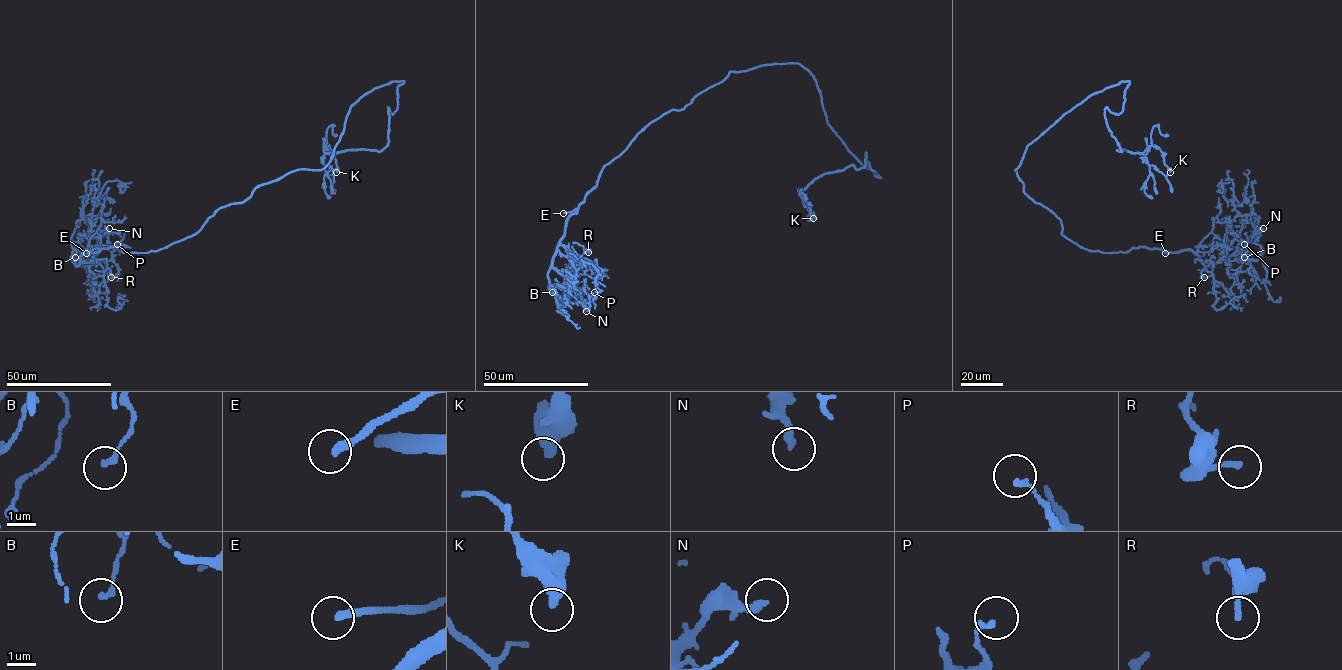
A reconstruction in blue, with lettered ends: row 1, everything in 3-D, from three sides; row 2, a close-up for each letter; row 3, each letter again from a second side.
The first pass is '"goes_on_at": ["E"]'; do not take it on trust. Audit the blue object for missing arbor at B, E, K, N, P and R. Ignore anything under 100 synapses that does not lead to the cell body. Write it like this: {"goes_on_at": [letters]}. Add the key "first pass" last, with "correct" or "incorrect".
{"goes_on_at": ["E"], "first pass": "correct"}

